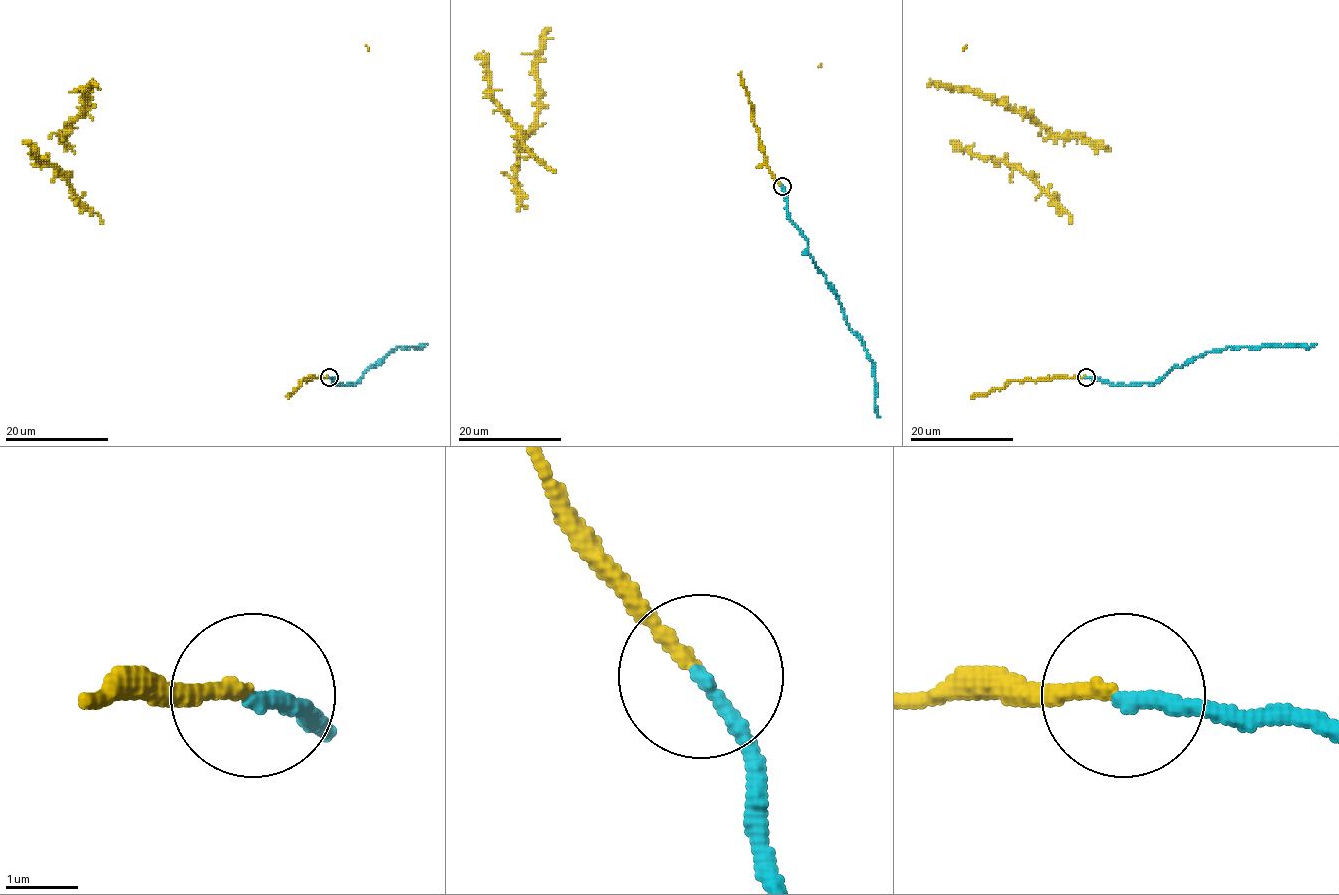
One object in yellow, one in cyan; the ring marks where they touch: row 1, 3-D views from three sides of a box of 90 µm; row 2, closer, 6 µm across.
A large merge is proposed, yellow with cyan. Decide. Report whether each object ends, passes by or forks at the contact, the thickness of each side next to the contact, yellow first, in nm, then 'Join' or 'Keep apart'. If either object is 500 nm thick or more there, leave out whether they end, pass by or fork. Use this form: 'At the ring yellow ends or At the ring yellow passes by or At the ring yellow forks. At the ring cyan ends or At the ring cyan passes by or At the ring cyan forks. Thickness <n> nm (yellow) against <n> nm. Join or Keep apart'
At the ring yellow ends. At the ring cyan ends. Thickness 180 nm (yellow) against 220 nm. Join

